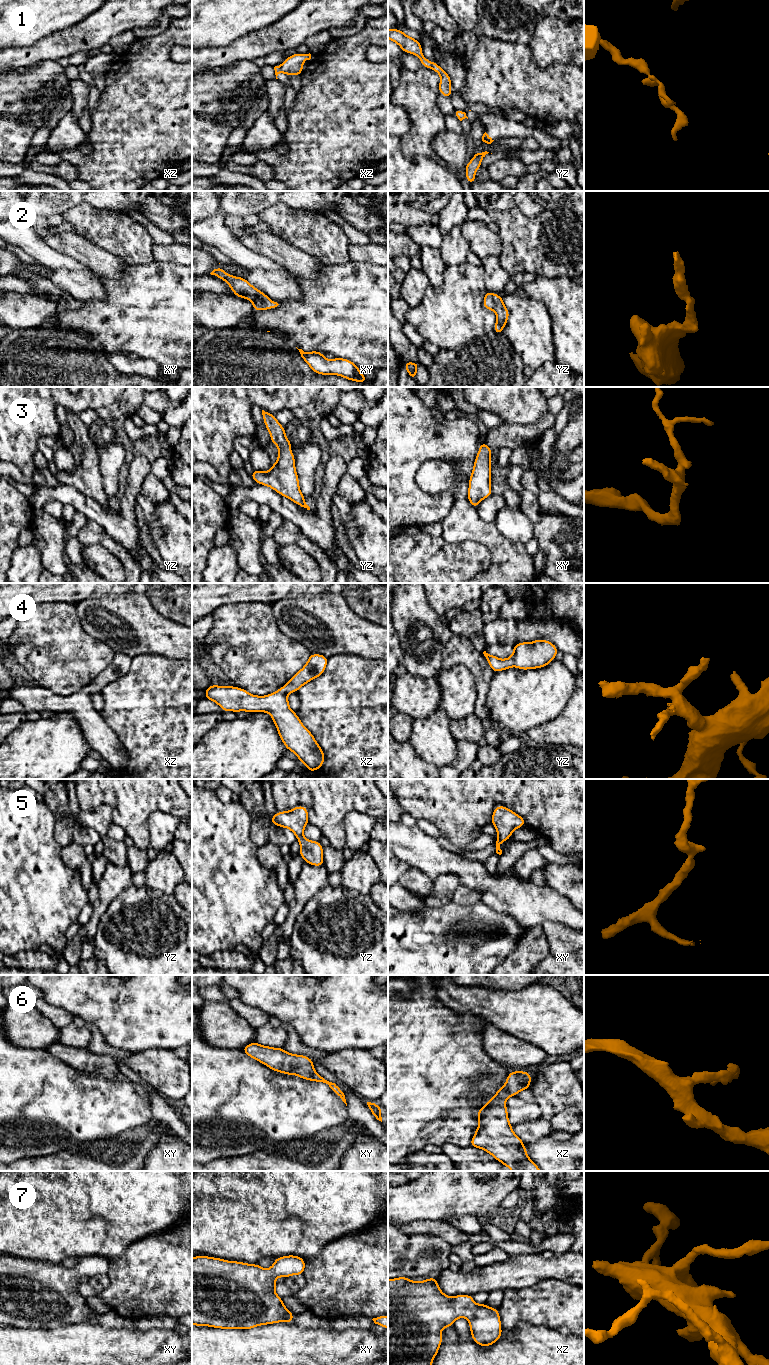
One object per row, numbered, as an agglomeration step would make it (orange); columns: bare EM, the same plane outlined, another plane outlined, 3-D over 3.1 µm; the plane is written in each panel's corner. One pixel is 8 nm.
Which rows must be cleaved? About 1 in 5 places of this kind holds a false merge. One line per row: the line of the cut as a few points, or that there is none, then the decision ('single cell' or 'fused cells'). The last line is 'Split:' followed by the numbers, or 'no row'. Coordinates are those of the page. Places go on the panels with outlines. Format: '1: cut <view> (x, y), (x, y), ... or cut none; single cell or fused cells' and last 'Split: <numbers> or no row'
1: cut xz (279, 66), (282, 71); fused cells
2: cut none; single cell
3: cut none; single cell
4: cut none; single cell
5: cut none; single cell
6: cut none; single cell
7: cut none; single cell
Split: 1

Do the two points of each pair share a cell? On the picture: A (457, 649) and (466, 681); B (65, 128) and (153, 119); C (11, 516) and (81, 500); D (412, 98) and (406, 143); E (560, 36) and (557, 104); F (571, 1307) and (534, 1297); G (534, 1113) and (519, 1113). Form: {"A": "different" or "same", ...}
{"A": "different", "B": "different", "C": "different", "D": "same", "E": "different", "F": "same", "G": "same"}

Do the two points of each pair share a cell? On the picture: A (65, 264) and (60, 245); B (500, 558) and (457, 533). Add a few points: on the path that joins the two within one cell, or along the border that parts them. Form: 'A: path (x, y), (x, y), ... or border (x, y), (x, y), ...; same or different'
A: border (43, 239), (56, 251), (69, 255), (83, 264); different
B: path (494, 546), (481, 533), (469, 533); same

